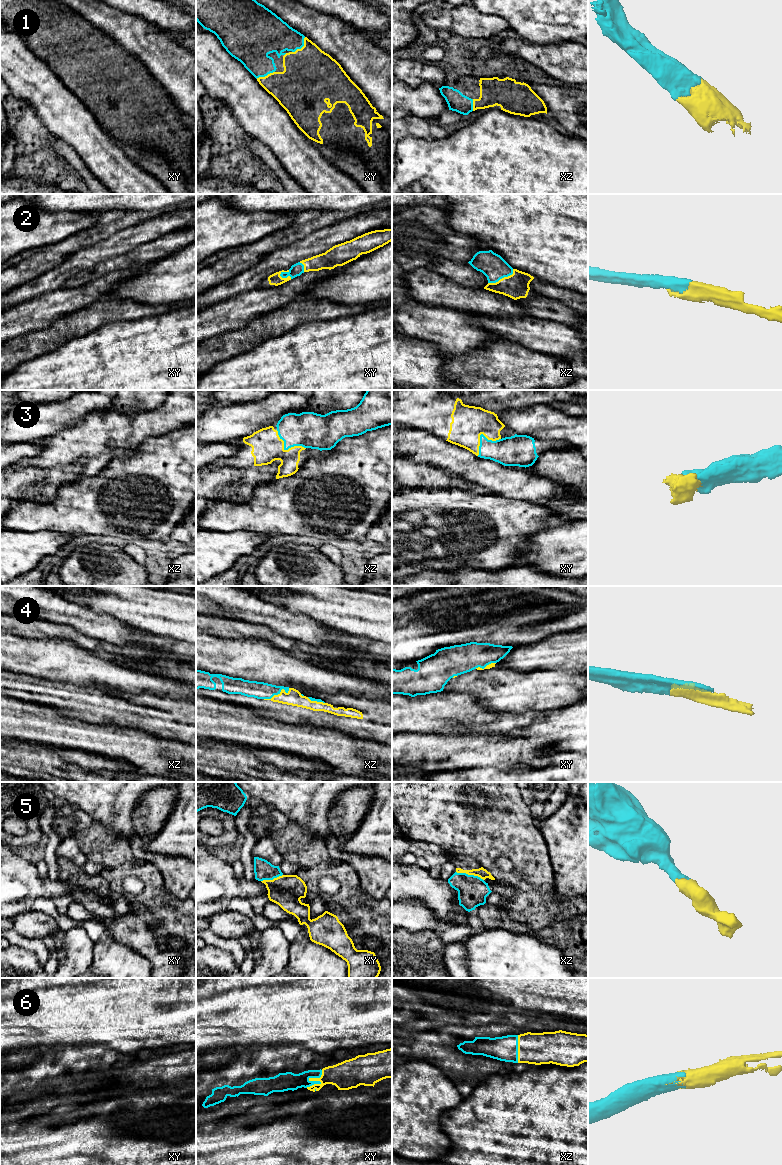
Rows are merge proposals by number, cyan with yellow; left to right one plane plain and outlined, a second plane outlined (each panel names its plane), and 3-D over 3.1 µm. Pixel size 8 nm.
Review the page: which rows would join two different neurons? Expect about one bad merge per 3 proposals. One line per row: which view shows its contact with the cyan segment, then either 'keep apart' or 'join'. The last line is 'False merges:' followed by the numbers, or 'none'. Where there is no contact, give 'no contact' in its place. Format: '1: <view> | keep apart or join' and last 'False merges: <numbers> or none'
1: xy | join
2: xz | join
3: xz | join
4: xz | join
5: xz | join
6: xy | join
False merges: none

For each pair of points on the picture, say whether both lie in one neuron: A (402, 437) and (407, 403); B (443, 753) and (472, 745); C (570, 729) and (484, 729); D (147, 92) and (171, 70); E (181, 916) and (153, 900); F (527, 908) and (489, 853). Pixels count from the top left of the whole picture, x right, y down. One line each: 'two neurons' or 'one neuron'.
A: two neurons
B: one neuron
C: one neuron
D: two neurons
E: one neuron
F: one neuron

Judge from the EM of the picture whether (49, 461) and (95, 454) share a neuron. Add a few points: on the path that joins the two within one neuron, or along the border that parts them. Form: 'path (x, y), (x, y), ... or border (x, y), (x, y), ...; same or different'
path (60, 453), (84, 453); same

